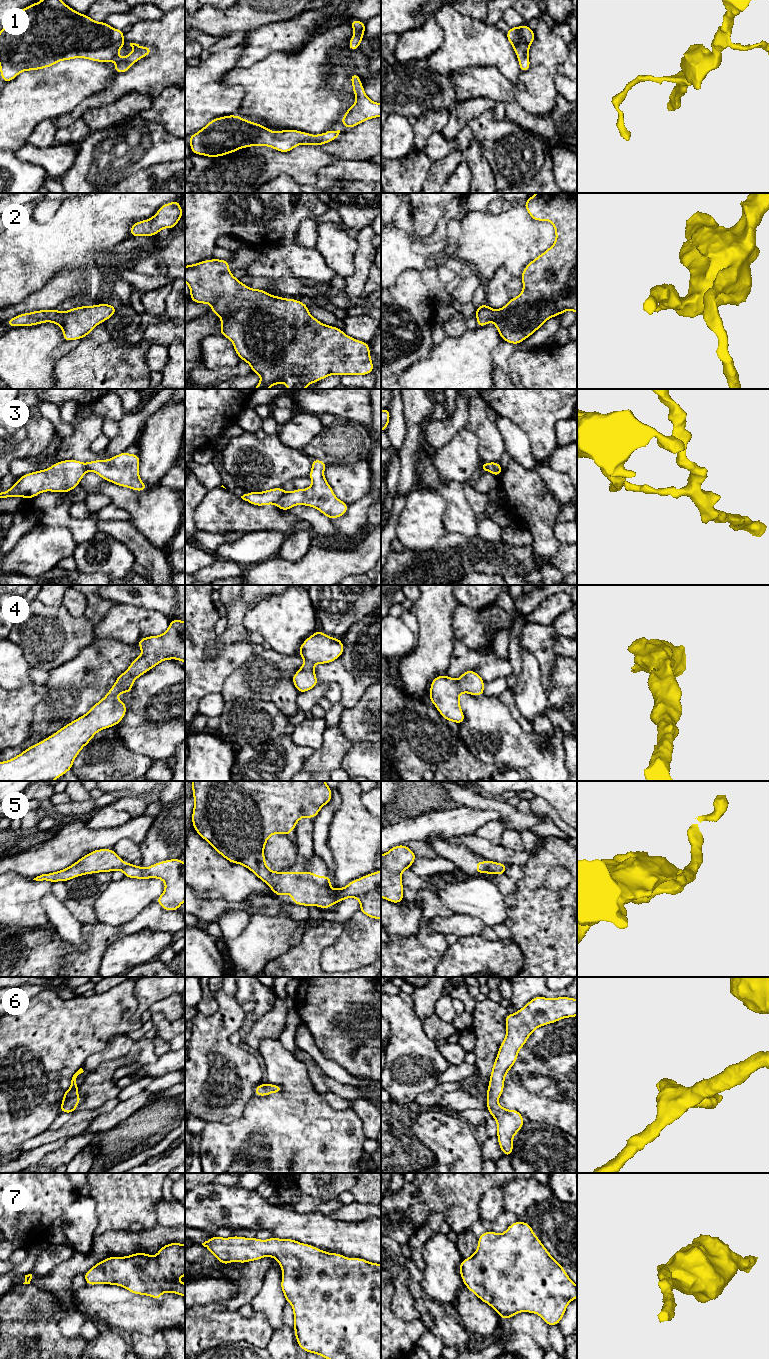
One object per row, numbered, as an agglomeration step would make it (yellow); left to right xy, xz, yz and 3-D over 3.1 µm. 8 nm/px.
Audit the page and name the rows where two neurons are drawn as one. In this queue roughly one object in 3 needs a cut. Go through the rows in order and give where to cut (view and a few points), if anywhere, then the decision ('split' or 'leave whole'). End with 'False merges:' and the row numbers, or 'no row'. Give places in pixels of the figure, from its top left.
1: no cut | leave whole
2: no cut | leave whole
3: xz (284, 491), (274, 503) | split
4: no cut | leave whole
5: no cut | leave whole
6: no cut | leave whole
7: no cut | leave whole
False merges: 3

